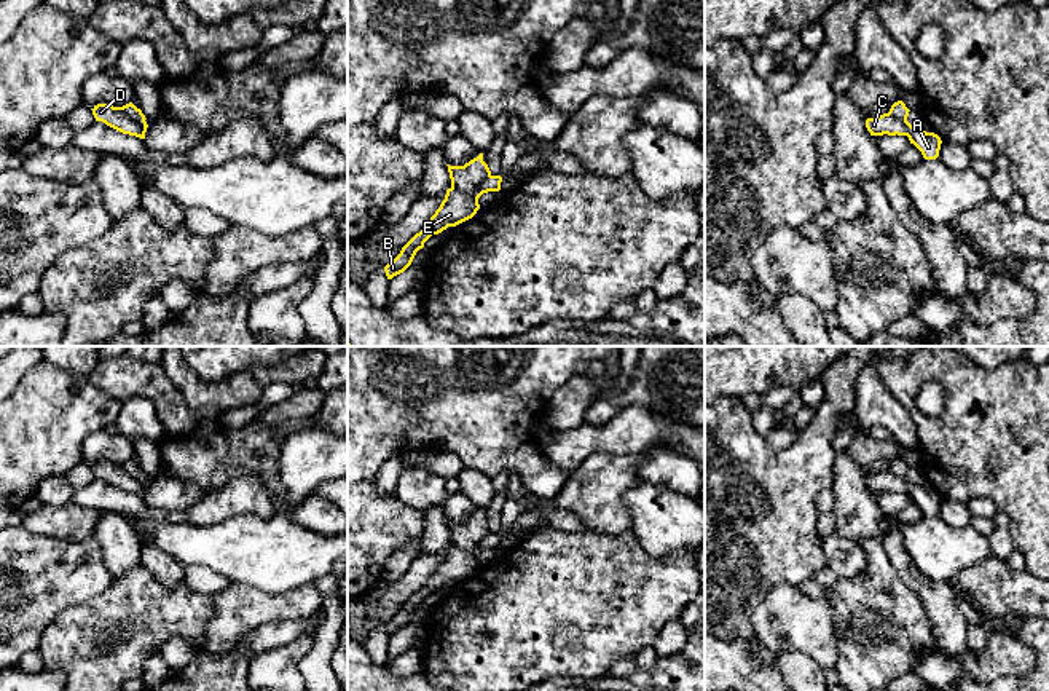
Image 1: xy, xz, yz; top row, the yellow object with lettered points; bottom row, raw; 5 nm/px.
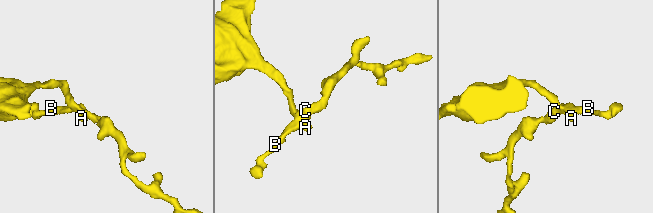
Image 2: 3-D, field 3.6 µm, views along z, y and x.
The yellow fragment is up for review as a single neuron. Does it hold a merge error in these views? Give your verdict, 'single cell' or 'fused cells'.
fused cells

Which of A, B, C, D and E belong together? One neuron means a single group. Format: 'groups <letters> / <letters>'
groups A C D / B E

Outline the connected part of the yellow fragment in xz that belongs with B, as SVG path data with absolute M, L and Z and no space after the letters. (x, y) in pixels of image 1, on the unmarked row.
M489 533L475 551L466 551L456 546L448 546L440 565L426 581L426 584L416 590L400 608L400 611L391 618L386 624L387 637L403 630L413 619L416 610L424 605L424 600L438 592L448 584L456 584L472 576L480 567L478 555L488 549L501 547L501 533Z

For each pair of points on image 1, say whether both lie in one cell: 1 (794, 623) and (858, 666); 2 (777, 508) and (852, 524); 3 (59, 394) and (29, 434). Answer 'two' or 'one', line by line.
1: two
2: two
3: one

